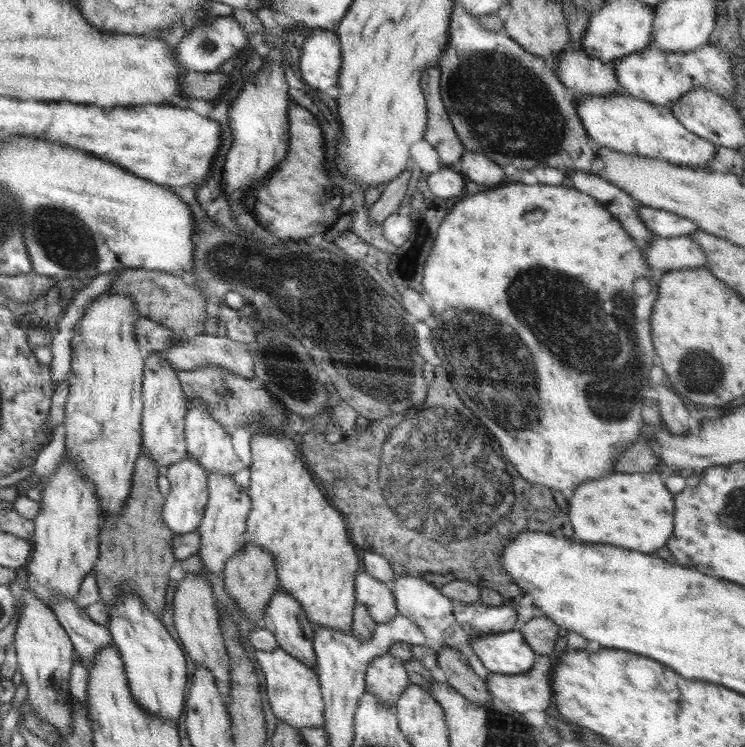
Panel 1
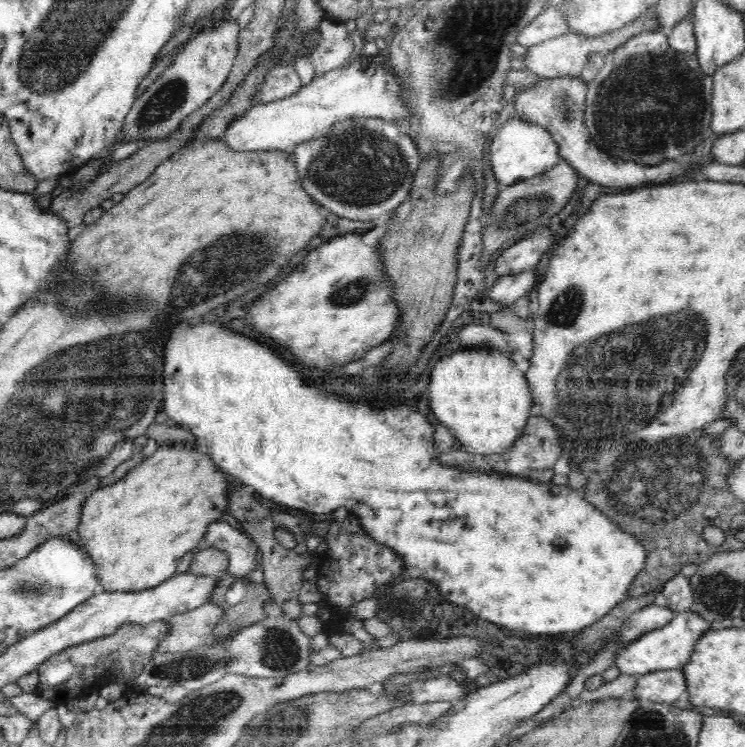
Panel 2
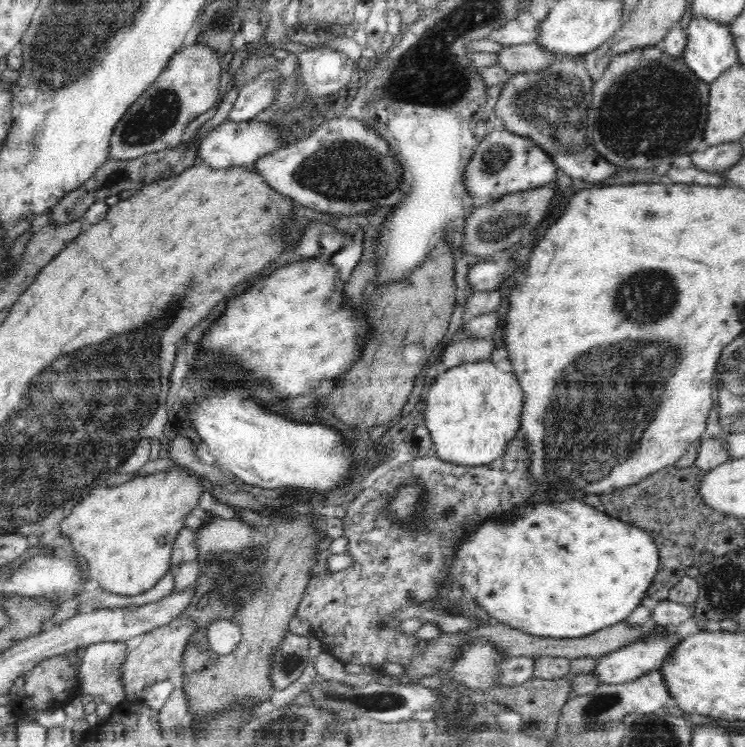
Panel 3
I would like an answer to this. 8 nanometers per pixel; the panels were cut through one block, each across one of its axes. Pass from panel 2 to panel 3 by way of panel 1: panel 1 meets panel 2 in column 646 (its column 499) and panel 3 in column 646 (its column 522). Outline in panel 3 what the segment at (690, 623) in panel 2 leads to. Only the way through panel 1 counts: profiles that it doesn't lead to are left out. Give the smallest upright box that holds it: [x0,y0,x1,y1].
[593,627,674,684]

